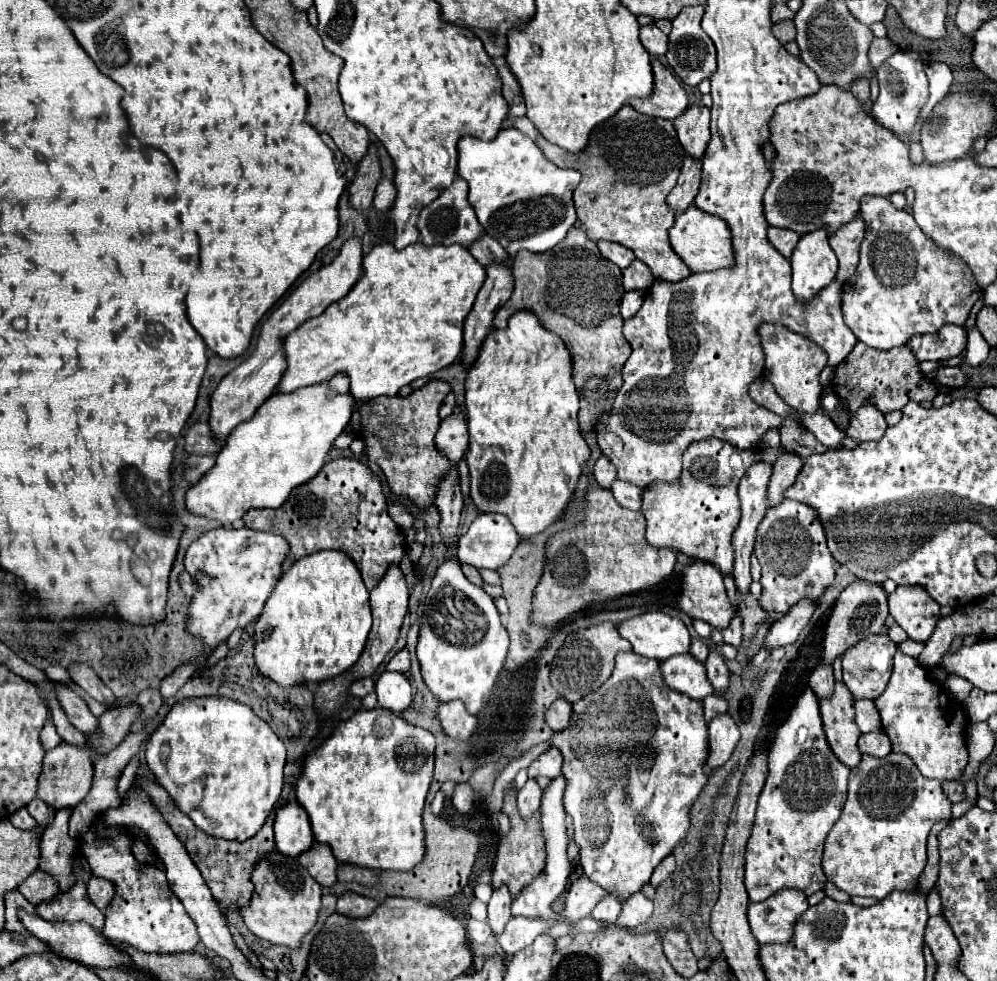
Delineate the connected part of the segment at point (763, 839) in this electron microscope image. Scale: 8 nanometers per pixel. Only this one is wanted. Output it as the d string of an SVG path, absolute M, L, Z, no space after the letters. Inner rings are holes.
M806 686L790 706L790 712L782 726L776 732L774 746L770 750L768 758L768 780L764 784L764 790L758 798L758 810L756 820L752 828L752 836L748 840L746 848L746 892L750 896L750 902L762 902L776 894L782 888L798 888L806 896L818 892L826 884L826 876L822 872L822 850L824 840L830 828L840 820L842 806L846 800L846 786L848 786L848 774L850 768L844 766L830 750L822 720L820 720L820 708L816 694Z

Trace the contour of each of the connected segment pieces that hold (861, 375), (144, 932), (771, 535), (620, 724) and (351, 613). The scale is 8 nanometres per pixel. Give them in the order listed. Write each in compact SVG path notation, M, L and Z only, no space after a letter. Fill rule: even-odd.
M856 344L854 350L836 366L832 388L842 402L846 402L848 412L854 414L864 402L874 404L882 414L892 410L902 410L910 400L914 402L932 402L940 392L932 380L924 380L924 374L918 368L918 360L908 346L892 350L876 350L866 344Z
M96 818L94 828L90 828L88 834L80 838L80 846L86 848L92 844L97 852L82 852L88 858L88 866L92 870L92 876L106 878L114 882L116 894L110 904L110 910L106 912L106 924L104 924L104 936L118 944L134 946L142 952L158 952L158 954L172 954L172 952L190 952L200 942L200 936L196 932L196 924L180 904L180 900L174 896L174 892L168 888L166 874L160 872L152 864L140 864L130 852L132 838L122 828L105 827L101 820Z
M784 500L780 506L766 510L764 520L758 526L756 558L762 566L762 596L758 604L764 612L784 616L802 598L820 600L826 588L834 582L834 558L826 546L824 528L818 514L800 502Z
M618 652L614 672L606 684L574 702L572 708L568 728L556 732L548 744L556 746L564 754L564 808L572 816L574 842L580 846L580 864L592 882L620 898L628 898L650 882L654 868L684 840L690 828L688 810L708 780L704 772L708 756L704 708L702 702L688 700L688 696L664 688L660 662L636 656L636 652ZM608 700L624 700L624 704L636 700L636 704L644 704L644 708L652 712L652 728L640 728L640 724L636 724L620 704L608 708ZM588 712L592 712L592 716L600 712L600 720L584 720Z
M336 550L314 552L312 556L304 556L304 560L292 564L292 568L280 576L276 588L272 590L272 596L268 596L260 620L256 620L254 624L254 640L256 640L254 664L264 678L276 682L282 688L294 688L306 682L320 684L346 672L348 668L352 668L352 664L356 664L360 652L366 646L370 626L372 626L372 614L370 614L368 590L364 588L356 564L352 564L352 560L344 556L344 552Z

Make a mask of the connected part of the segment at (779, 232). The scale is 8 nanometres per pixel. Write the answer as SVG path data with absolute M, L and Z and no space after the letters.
M768 228L768 240L770 240L770 244L772 244L784 258L790 258L796 242L800 240L800 236L798 236L796 232L792 232L792 230Z

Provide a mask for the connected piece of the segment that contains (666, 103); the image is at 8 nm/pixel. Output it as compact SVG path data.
M652 58L652 72L654 72L654 90L648 98L630 100L636 112L674 120L688 108L688 96L676 76L656 58Z

